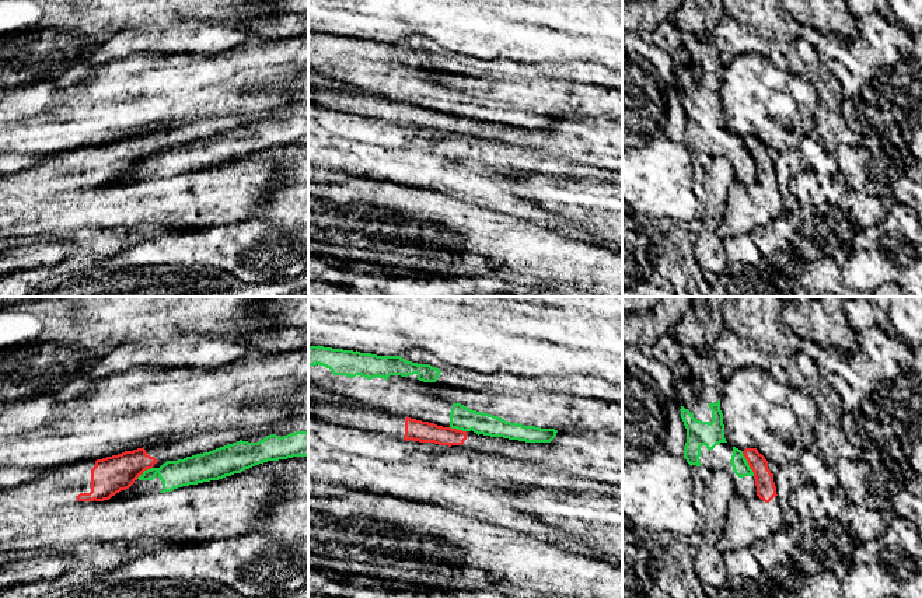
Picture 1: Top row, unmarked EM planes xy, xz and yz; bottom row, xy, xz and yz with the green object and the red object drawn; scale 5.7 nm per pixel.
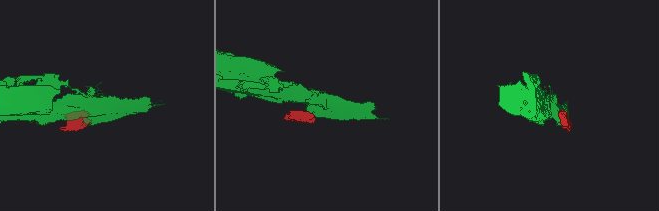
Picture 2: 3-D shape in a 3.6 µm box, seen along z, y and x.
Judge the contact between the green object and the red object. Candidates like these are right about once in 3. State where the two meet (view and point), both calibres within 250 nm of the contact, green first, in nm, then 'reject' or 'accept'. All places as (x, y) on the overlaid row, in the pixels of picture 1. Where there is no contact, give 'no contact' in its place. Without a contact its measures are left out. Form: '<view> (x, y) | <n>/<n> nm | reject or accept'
yz (748, 465) | 90/110 nm | reject

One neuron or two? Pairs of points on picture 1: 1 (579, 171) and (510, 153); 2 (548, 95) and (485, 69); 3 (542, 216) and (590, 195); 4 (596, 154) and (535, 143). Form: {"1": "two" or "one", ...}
{"1": "one", "2": "one", "3": "two", "4": "one"}

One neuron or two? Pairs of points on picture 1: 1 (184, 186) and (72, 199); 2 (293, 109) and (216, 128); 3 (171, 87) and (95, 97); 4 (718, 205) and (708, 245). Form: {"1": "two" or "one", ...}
{"1": "one", "2": "two", "3": "one", "4": "one"}

